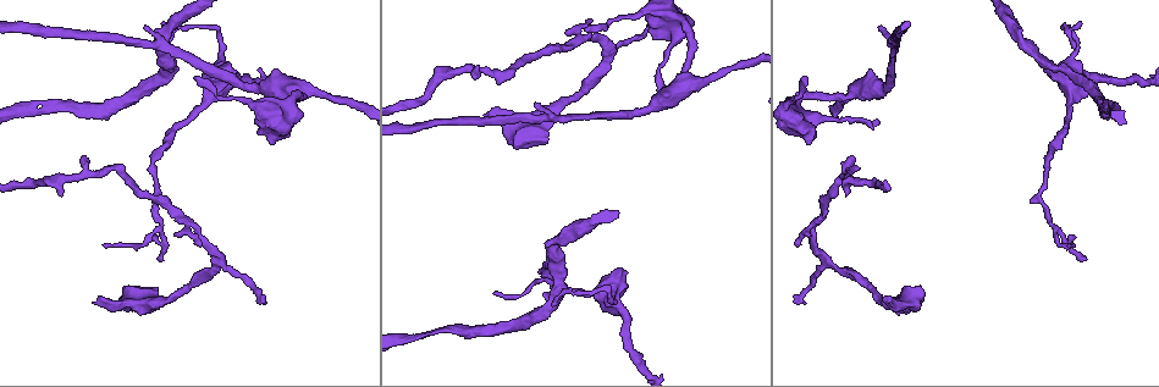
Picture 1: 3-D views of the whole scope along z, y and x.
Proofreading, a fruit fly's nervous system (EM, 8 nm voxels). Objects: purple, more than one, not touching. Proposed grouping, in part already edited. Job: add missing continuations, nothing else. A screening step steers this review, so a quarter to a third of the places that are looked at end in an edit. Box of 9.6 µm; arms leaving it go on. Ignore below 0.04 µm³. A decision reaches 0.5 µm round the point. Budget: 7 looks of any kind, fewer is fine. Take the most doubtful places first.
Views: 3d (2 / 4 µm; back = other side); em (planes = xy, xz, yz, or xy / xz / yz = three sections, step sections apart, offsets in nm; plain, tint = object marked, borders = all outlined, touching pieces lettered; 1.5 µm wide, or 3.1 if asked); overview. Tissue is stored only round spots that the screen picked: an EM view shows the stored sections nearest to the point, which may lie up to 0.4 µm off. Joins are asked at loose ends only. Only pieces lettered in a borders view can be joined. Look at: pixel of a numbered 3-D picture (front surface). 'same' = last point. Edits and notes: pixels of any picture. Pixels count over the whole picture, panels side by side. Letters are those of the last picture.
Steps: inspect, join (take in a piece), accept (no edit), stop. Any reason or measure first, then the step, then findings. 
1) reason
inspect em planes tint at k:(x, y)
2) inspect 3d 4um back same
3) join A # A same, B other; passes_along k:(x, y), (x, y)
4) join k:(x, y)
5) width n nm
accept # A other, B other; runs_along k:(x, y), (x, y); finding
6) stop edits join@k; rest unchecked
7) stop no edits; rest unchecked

tapers out
inspect 3d 4um at 1:(802, 303)

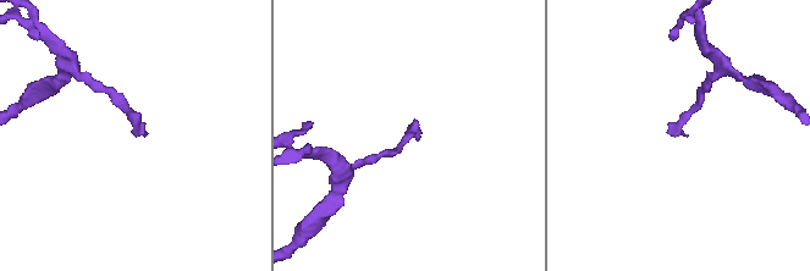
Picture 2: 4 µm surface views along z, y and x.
need the tissue
inspect em planes borders at 2:(145, 136)

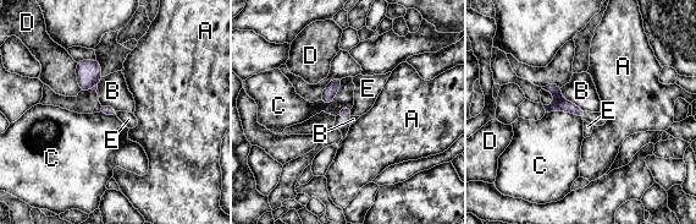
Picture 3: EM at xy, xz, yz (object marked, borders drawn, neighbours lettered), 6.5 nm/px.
accept # A other, B other, C other, D other, E other; border 3:(351, 108), (352, 115); no lettered piece goes on from it

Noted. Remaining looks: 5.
an open end
inspect em planes borders at 1:(805, 77)

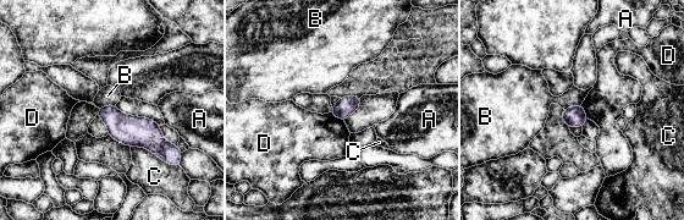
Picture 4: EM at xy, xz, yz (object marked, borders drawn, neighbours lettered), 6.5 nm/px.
width 120 nm
accept # A other, B other, C other, D other; runs_along 4:(100, 110), (170, 149); no lettered piece goes on from it

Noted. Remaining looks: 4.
an open end
inspect em xy step 8 borders at 1:(160, 258)

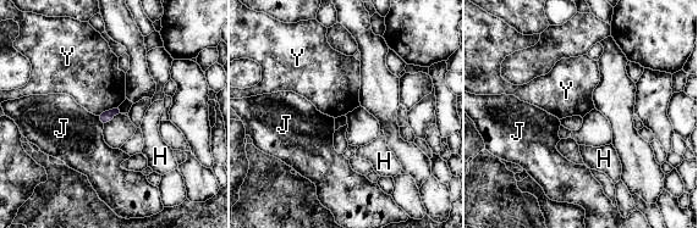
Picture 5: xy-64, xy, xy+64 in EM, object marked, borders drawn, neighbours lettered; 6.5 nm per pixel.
width 80 nm
accept # H other, J other, Y other; border 5:(117, 106), (97, 115); no lettered piece goes on from it

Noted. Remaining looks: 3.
stop no edits; rest unchecked

